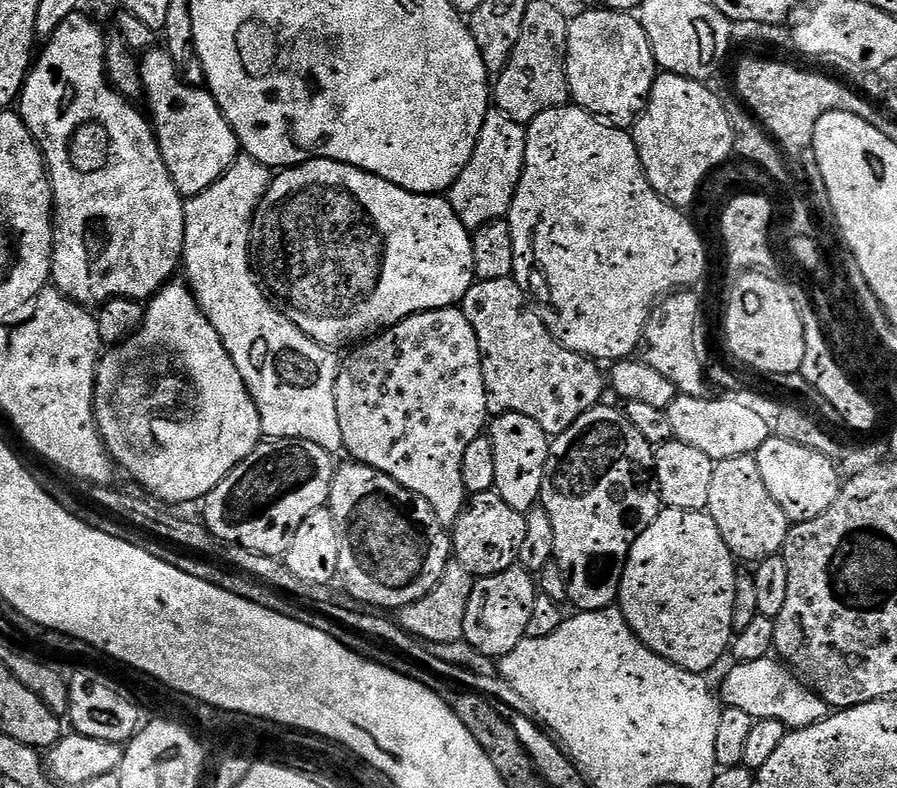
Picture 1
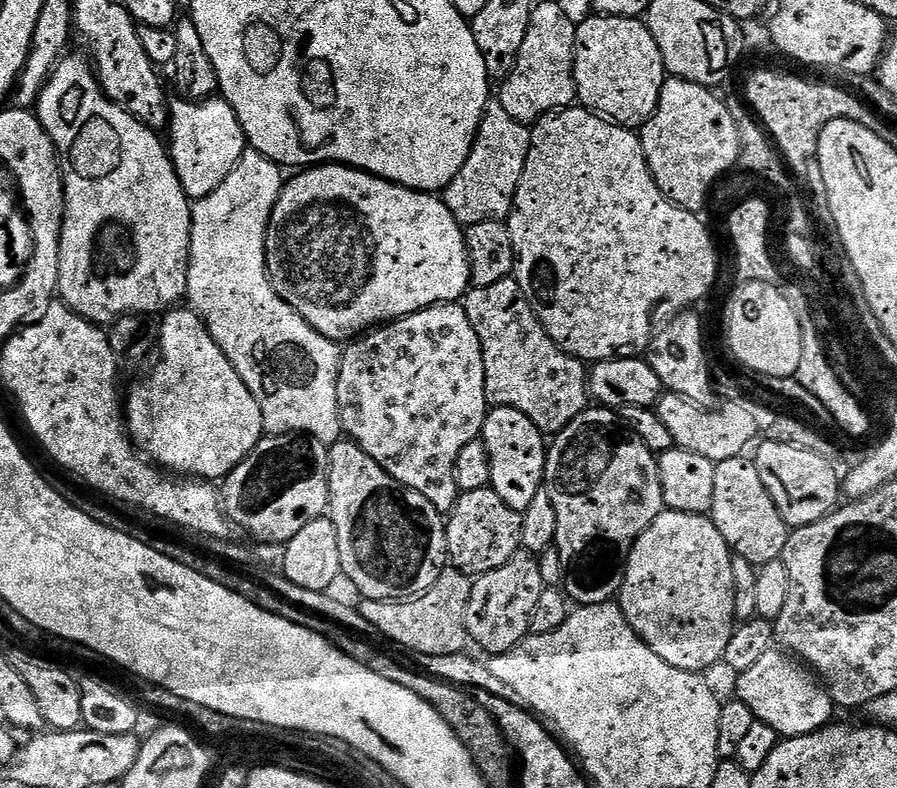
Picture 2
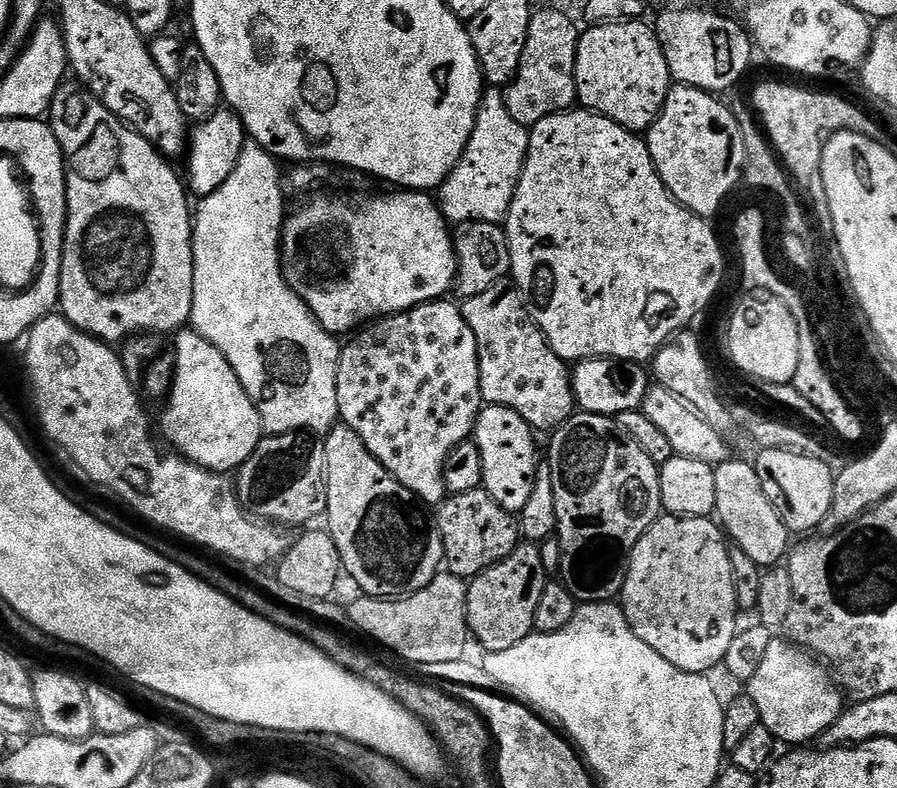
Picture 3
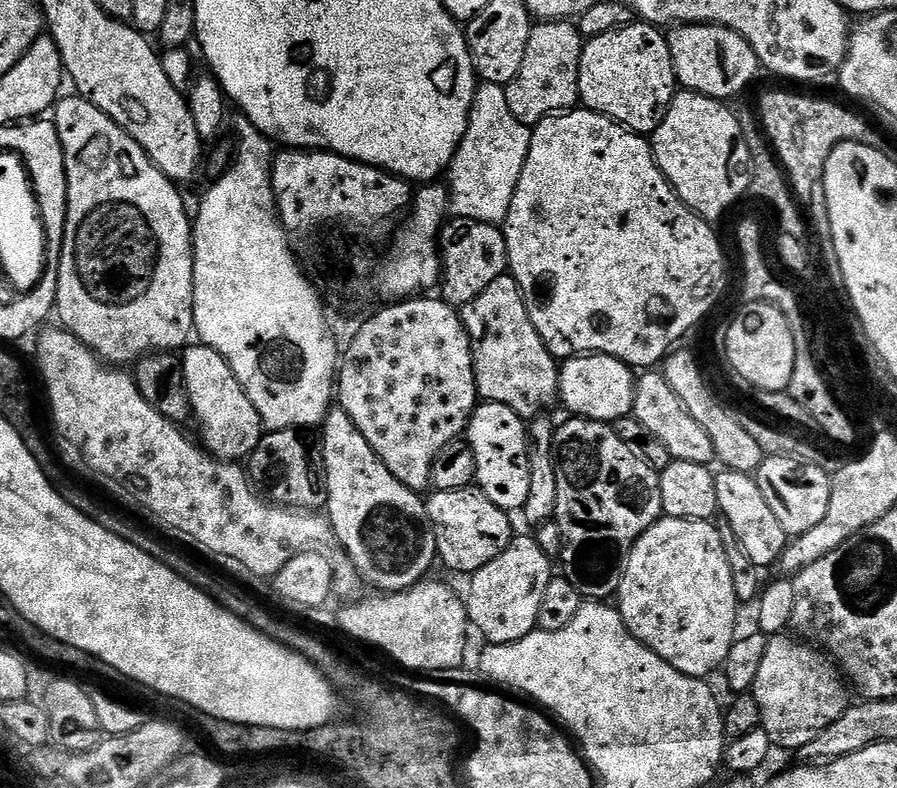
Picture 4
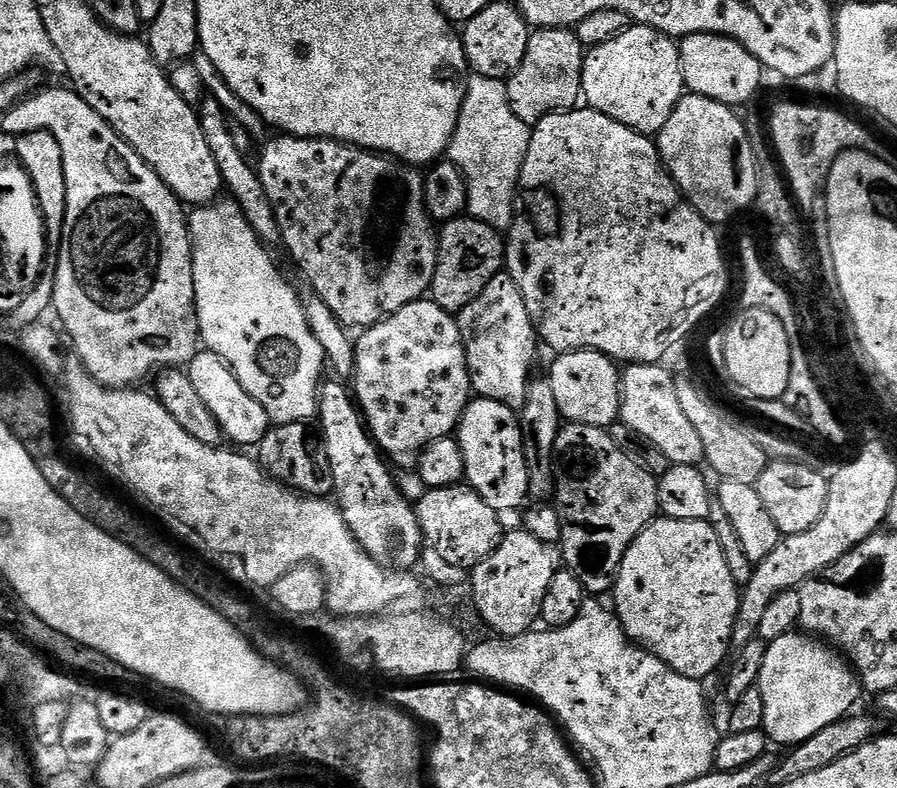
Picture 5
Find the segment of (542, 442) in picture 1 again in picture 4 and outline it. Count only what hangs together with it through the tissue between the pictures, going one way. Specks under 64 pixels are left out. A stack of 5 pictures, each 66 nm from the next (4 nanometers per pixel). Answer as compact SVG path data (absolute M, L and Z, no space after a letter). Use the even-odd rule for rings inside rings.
M477 403L476 411L468 419L466 429L468 445L474 450L476 484L499 508L523 509L530 494L530 458L528 457L528 430L526 421L510 406Z

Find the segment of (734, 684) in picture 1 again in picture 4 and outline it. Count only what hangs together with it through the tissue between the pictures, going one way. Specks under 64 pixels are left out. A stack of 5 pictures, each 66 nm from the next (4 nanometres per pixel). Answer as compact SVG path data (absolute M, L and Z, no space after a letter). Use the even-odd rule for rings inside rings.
M781 634L768 637L766 655L762 657L762 666L758 670L758 678L754 678L750 695L758 702L760 727L766 730L773 747L795 752L836 721L849 707L850 699L839 669L815 647L787 636Z

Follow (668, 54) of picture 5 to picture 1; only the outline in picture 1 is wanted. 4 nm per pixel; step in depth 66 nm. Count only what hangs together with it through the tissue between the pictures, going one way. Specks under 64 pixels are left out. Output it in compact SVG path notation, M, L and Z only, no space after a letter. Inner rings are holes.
M597 6L593 12L584 12L576 17L573 15L569 19L566 74L571 99L579 107L605 121L628 126L647 106L658 69L650 46L650 38L646 38L646 30L642 30L639 19L631 12L613 12L610 8Z

